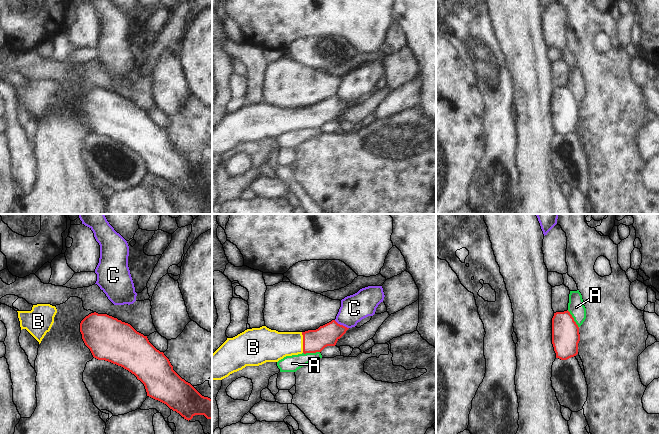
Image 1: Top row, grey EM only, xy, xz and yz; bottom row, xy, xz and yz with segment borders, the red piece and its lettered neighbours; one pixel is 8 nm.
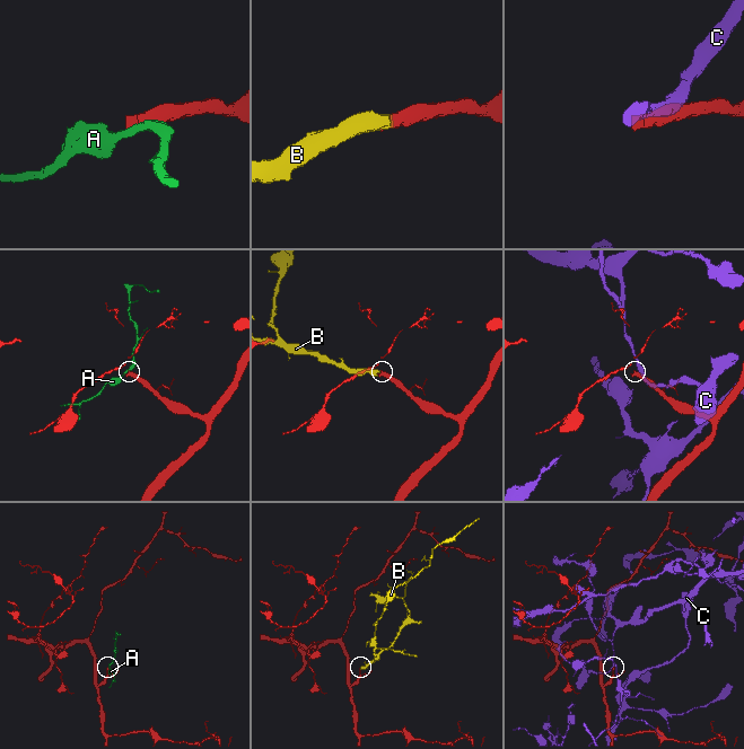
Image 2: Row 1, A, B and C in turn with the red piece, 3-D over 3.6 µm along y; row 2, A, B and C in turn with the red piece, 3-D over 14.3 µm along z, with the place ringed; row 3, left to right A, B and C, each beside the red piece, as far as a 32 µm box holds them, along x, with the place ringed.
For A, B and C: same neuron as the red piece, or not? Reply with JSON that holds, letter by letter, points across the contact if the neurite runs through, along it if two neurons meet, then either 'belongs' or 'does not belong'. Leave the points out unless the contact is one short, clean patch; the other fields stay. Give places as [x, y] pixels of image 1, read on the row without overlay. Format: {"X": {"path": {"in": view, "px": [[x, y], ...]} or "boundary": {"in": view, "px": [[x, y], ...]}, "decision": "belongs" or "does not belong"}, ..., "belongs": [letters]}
{"A": {"boundary": {"in": "yz", "px": [[567, 86], [578, 103]]}, "decision": "does not belong"}, "B": {"path": {"in": "xz", "px": [[314, 117], [303, 118], [272, 121]]}, "decision": "belongs"}, "C": {"boundary": {"in": "xz", "px": [[334, 96], [348, 104]]}, "decision": "does not belong"}, "belongs": ["B"]}

